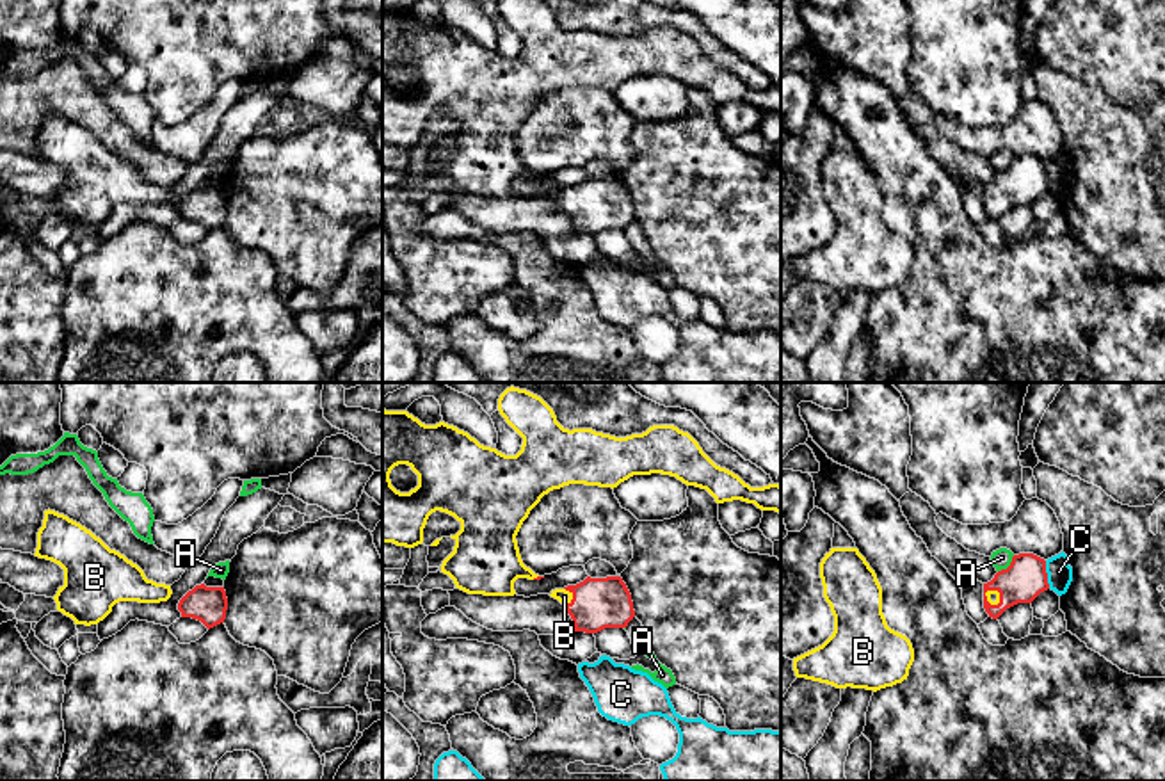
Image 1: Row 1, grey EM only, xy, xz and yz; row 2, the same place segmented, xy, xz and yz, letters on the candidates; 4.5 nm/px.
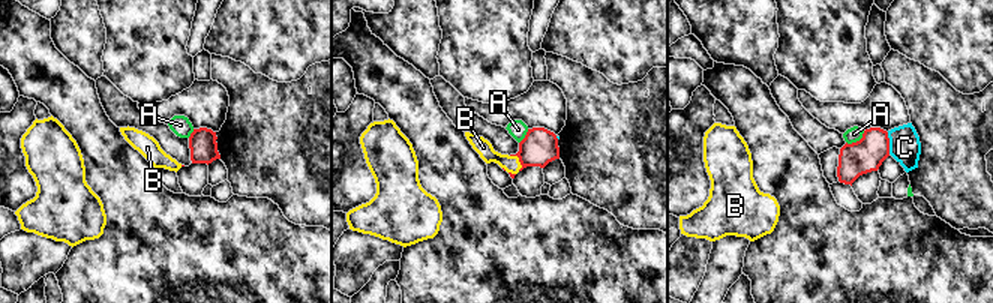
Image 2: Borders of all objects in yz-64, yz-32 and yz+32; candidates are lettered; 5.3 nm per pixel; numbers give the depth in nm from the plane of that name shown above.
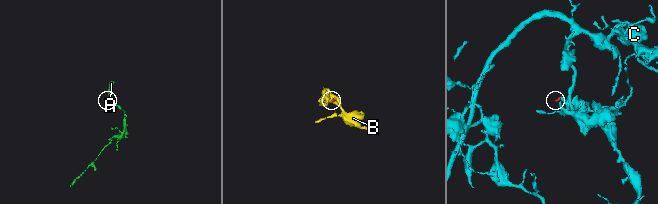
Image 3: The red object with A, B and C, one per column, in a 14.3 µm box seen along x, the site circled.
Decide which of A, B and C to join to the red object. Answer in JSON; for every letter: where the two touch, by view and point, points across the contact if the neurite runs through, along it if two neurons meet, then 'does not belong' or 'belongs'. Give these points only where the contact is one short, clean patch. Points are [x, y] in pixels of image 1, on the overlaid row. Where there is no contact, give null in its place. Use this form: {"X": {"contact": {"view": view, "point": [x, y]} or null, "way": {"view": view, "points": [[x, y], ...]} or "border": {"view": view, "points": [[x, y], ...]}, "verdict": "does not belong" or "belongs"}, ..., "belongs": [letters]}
{"A": {"contact": {"view": "yz", "point": [1009, 566]}, "border": {"view": "yz", "points": [[1014, 555], [998, 571]]}, "verdict": "does not belong"}, "B": {"contact": {"view": "xz", "point": [573, 596]}, "way": {"view": "xz", "points": [[598, 603], [582, 602], [573, 596], [564, 596]]}, "verdict": "belongs"}, "C": {"contact": {"view": "yz", "point": [1046, 575]}, "border": {"view": "yz", "points": [[1044, 561], [1050, 587]]}, "verdict": "does not belong"}, "belongs": ["B"]}

